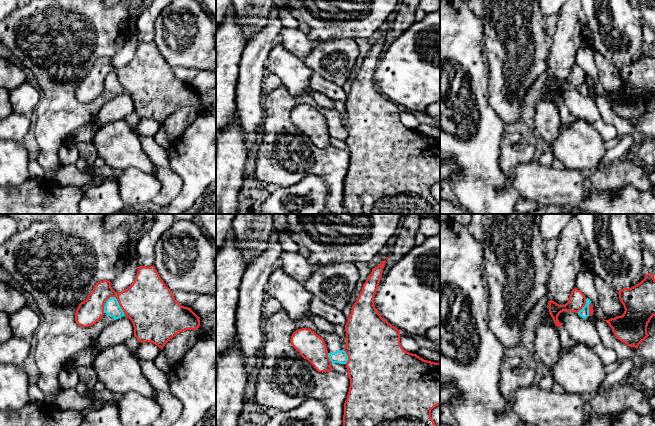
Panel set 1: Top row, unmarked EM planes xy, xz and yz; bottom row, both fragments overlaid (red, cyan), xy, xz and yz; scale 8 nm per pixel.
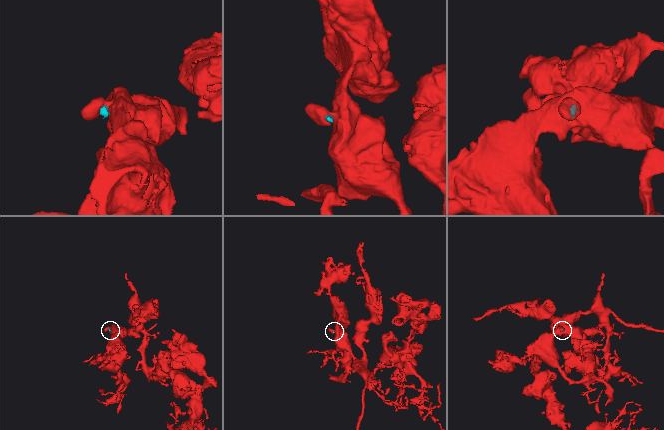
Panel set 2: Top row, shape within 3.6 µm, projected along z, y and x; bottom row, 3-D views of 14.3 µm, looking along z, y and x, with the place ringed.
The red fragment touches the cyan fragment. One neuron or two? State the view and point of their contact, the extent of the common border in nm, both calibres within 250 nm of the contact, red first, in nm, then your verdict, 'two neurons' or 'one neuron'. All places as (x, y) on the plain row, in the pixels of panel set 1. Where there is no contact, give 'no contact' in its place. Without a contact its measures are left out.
meets red in xy at (117, 76); contact 200 nm long; 400 nm thick on the red side, 130 nm on the other; two neurons

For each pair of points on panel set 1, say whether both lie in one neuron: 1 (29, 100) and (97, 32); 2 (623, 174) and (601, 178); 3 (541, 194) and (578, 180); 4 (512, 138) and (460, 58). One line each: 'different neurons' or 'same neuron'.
1: different neurons
2: same neuron
3: same neuron
4: different neurons

